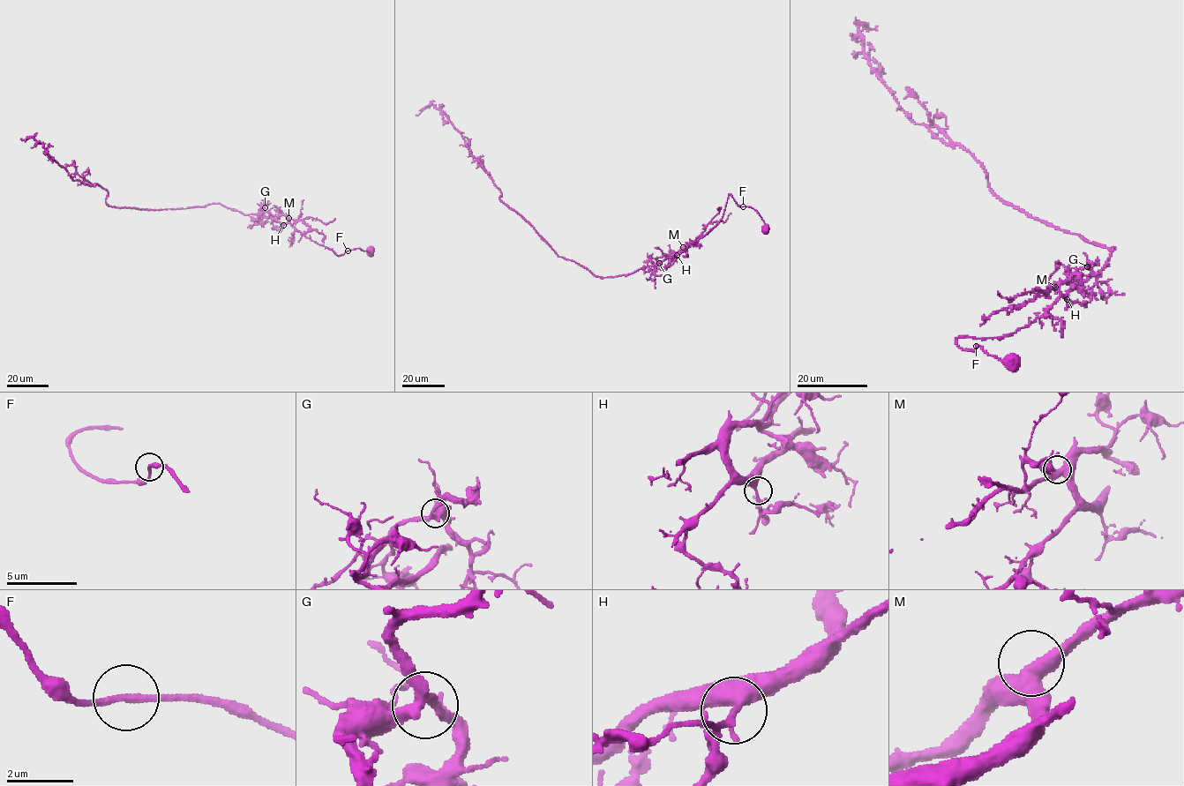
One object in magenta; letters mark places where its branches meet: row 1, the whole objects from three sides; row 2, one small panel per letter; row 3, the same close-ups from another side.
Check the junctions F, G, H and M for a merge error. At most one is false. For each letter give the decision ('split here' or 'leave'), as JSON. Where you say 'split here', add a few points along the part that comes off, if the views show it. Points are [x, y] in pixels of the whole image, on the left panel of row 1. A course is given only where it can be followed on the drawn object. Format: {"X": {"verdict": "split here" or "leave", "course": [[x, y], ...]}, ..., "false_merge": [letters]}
{"F": {"verdict": "leave"}, "G": {"verdict": "leave"}, "H": {"verdict": "leave"}, "M": {"verdict": "leave"}, "false_merge": []}

